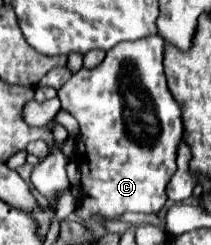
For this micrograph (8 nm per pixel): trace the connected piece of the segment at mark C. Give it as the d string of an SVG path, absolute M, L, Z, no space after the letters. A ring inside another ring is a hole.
M146 36L144 40L116 44L116 48L106 52L106 58L98 66L82 66L58 90L62 110L70 112L80 124L76 154L78 168L82 172L82 202L76 214L82 220L88 220L90 214L102 214L106 220L114 220L124 212L152 214L166 202L166 186L170 176L176 172L176 146L184 134L184 126L180 118L180 104L166 86L162 44L164 40L160 40L160 36Z

